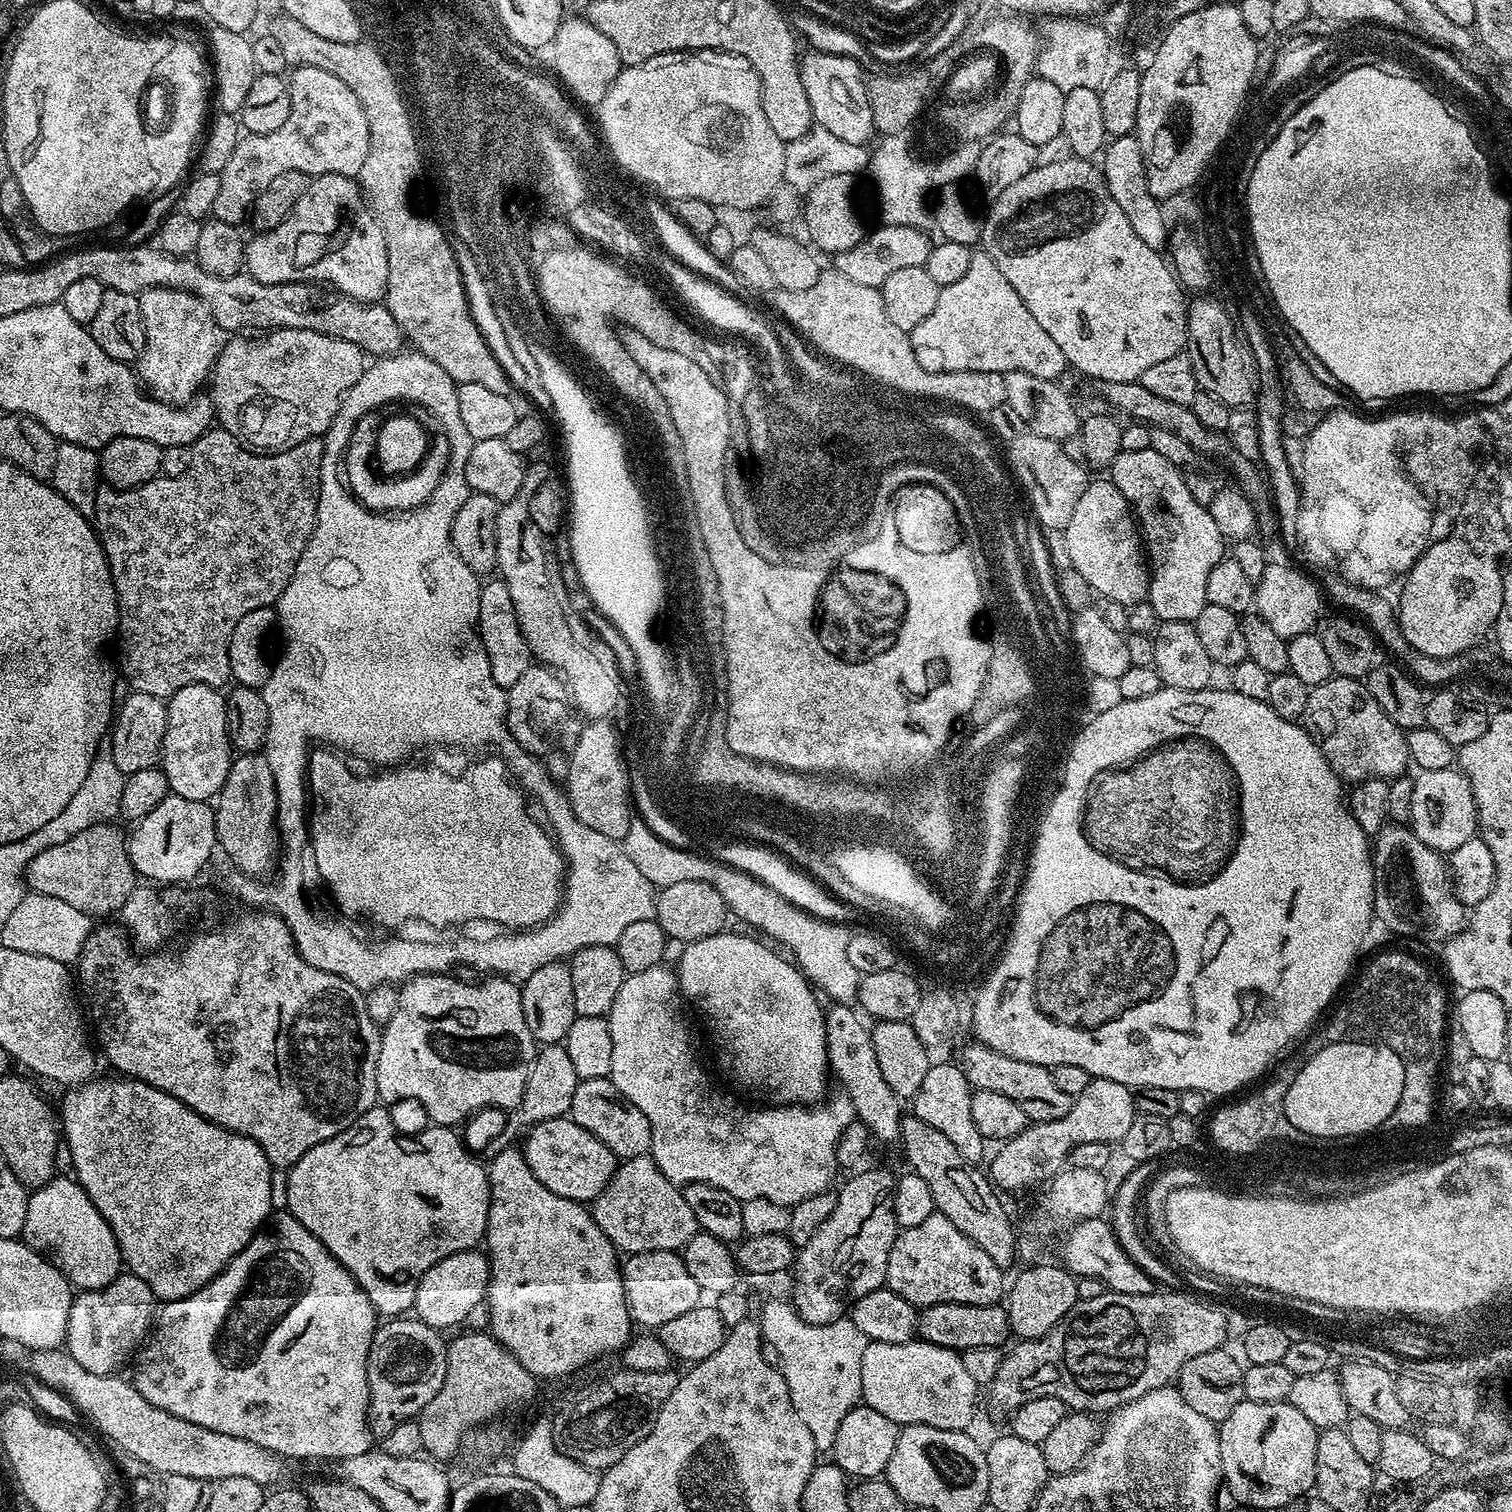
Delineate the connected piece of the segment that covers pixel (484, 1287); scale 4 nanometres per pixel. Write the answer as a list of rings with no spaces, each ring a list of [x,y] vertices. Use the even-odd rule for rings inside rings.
[[[469,1250],[450,1254],[422,1274],[414,1294],[415,1319],[437,1330],[460,1324],[476,1307],[485,1303],[488,1294],[488,1258],[483,1251]]]

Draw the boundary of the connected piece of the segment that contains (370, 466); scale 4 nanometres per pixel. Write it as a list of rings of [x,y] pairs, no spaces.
[[[376,416],[354,420],[354,424],[350,428],[350,434],[346,440],[346,442],[352,442],[350,450],[348,450],[348,482],[350,482],[350,486],[354,486],[356,494],[360,494],[368,504],[372,504],[374,510],[378,510],[378,508],[383,510],[386,506],[400,508],[400,505],[410,508],[411,511],[426,508],[432,502],[432,498],[436,496],[436,492],[442,488],[442,484],[448,478],[450,468],[452,468],[454,446],[452,446],[446,426],[436,426],[436,430],[438,430],[436,448],[432,450],[422,472],[404,472],[404,476],[396,476],[394,482],[376,480],[376,442],[378,442],[376,428],[378,428]]]

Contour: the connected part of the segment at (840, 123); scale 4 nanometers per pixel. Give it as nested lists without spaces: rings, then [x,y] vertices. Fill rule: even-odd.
[[[808,50],[800,62],[802,86],[806,86],[806,98],[810,98],[812,119],[819,127],[838,134],[846,142],[867,145],[868,139],[876,132],[874,114],[868,97],[866,76],[860,73],[862,64],[859,59],[835,56],[825,52]]]

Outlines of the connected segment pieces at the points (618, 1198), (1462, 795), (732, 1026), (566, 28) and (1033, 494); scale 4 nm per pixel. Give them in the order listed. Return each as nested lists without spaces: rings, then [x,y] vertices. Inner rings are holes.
[[[651,1155],[623,1161],[602,1194],[591,1201],[590,1211],[606,1238],[610,1238],[612,1245],[624,1254],[682,1250],[686,1242],[701,1231],[683,1191],[662,1174]]]
[[[1459,767],[1446,770],[1426,770],[1414,779],[1414,802],[1412,803],[1412,833],[1426,846],[1441,854],[1450,854],[1462,846],[1462,842],[1473,839],[1478,832],[1476,803],[1472,784]]]
[[[721,930],[714,936],[683,945],[680,965],[674,968],[681,993],[687,999],[689,996],[697,1000],[704,1007],[705,1014],[716,1019],[716,1032],[724,1039],[724,1048],[728,1051],[721,1054],[720,1060],[742,1087],[753,1088],[780,1106],[823,1101],[830,1081],[828,1042],[824,1025],[825,1009],[820,1008],[816,1001],[817,993],[813,985],[791,959],[783,960],[779,956],[781,953],[763,939],[755,935],[735,936],[728,931]]]
[[[587,18],[561,20],[558,34],[550,45],[551,52],[552,64],[557,72],[555,75],[562,81],[563,87],[581,105],[599,105],[600,99],[604,97],[606,90],[614,82],[614,78],[622,67],[614,42],[610,42],[610,38],[606,38],[606,34],[602,34],[602,30],[594,27]]]
[[[1025,434],[1011,441],[1007,448],[1008,460],[1012,463],[1011,475],[1022,489],[1023,495],[1025,497],[1028,495],[1028,500],[1032,503],[1032,512],[1036,515],[1035,523],[1044,530],[1051,528],[1064,530],[1073,517],[1074,506],[1077,505],[1090,481],[1085,465],[1071,459],[1065,453],[1061,441],[1041,436]]]

